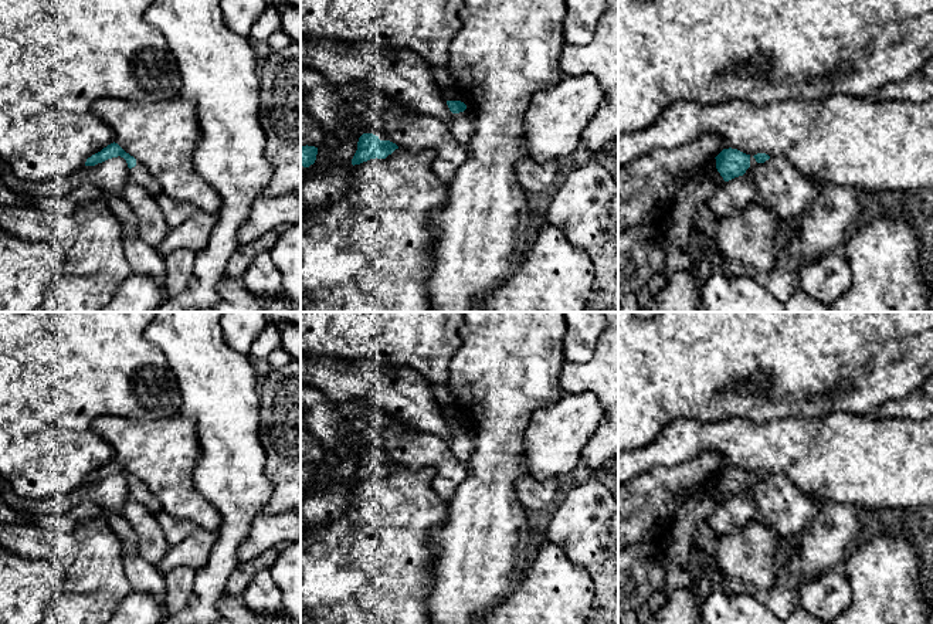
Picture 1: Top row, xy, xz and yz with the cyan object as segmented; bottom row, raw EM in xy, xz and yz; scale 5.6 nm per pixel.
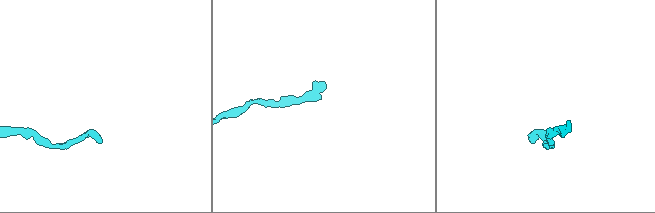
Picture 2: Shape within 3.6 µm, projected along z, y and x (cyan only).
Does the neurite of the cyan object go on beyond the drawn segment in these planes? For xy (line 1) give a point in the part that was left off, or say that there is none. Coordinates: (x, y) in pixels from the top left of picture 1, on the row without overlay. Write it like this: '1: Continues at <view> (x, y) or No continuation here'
1: Continues at xy (139, 492)

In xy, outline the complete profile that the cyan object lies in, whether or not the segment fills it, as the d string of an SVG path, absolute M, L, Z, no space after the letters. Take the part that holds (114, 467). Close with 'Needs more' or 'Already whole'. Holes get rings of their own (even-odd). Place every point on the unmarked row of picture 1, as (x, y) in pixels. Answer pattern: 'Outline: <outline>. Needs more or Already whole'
Outline: M115 459L104 465L101 469L88 475L85 484L95 484L118 474L123 475L128 481L129 498L146 506L152 513L157 513L162 511L162 505L159 499L152 494L152 491Z. Needs more

